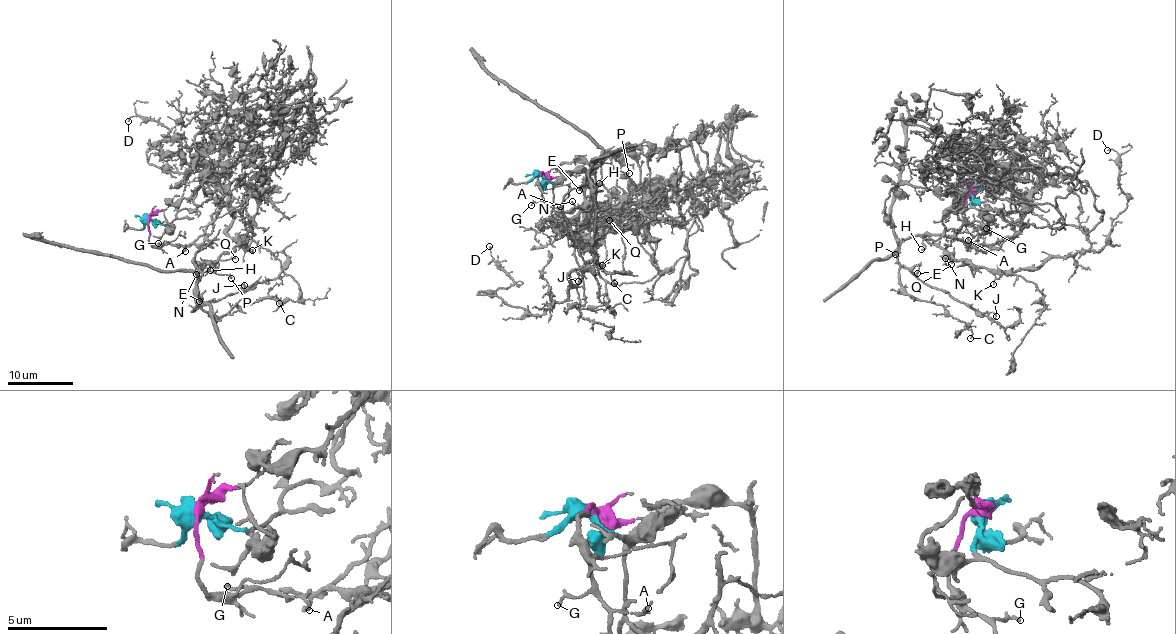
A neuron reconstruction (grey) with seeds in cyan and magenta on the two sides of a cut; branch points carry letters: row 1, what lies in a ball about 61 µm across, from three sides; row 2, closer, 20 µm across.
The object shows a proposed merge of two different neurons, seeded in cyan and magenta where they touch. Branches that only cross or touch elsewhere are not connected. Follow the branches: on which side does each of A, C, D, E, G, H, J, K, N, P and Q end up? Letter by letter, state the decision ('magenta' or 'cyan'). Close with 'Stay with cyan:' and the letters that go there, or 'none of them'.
A: magenta
C: magenta
D: magenta
E: magenta
G: magenta
H: magenta
J: magenta
K: magenta
N: magenta
P: magenta
Q: magenta
Stay with cyan: none of them

